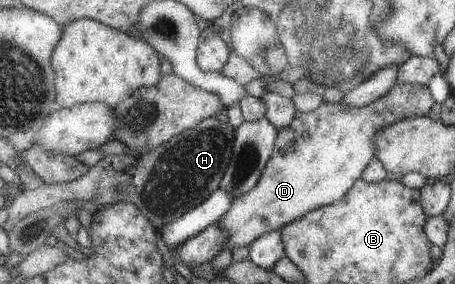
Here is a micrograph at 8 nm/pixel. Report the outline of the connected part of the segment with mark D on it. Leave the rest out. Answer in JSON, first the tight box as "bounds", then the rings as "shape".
{"bounds":[219,83,434,253],"shape":[[[396,83],[380,99],[365,106],[350,107],[342,102],[331,104],[323,101],[314,111],[296,111],[292,121],[285,128],[278,129],[274,153],[259,182],[246,194],[235,197],[233,204],[219,219],[221,228],[229,233],[224,249],[232,253],[235,247],[250,247],[262,234],[281,229],[309,211],[342,199],[375,157],[375,135],[400,120],[428,115],[434,103],[427,85]]]}

